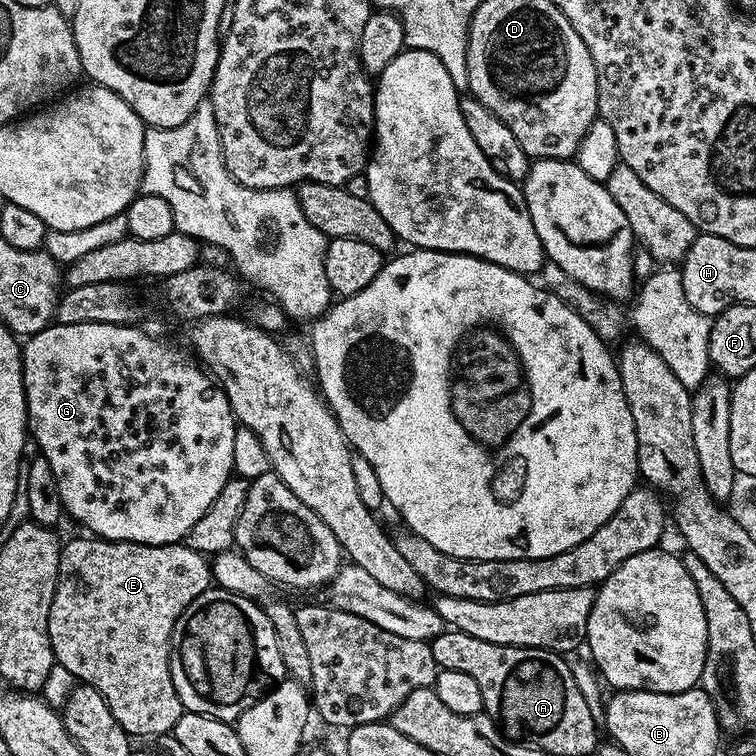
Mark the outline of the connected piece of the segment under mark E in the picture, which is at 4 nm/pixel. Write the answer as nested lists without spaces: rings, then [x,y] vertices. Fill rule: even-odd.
[[[87,538],[88,540],[72,540],[60,549],[60,565],[58,566],[58,582],[54,590],[54,602],[50,606],[50,618],[48,619],[48,633],[50,634],[50,646],[56,655],[56,663],[66,666],[70,674],[76,676],[81,684],[94,686],[102,698],[106,698],[106,706],[110,706],[110,714],[114,714],[116,724],[126,730],[129,737],[153,736],[159,738],[171,733],[172,728],[178,722],[178,718],[185,711],[182,702],[178,698],[178,690],[174,690],[174,682],[170,674],[170,654],[172,653],[172,631],[186,606],[198,598],[213,583],[212,570],[209,557],[201,552],[190,550],[187,544],[131,544],[125,540],[101,540],[99,538]]]

